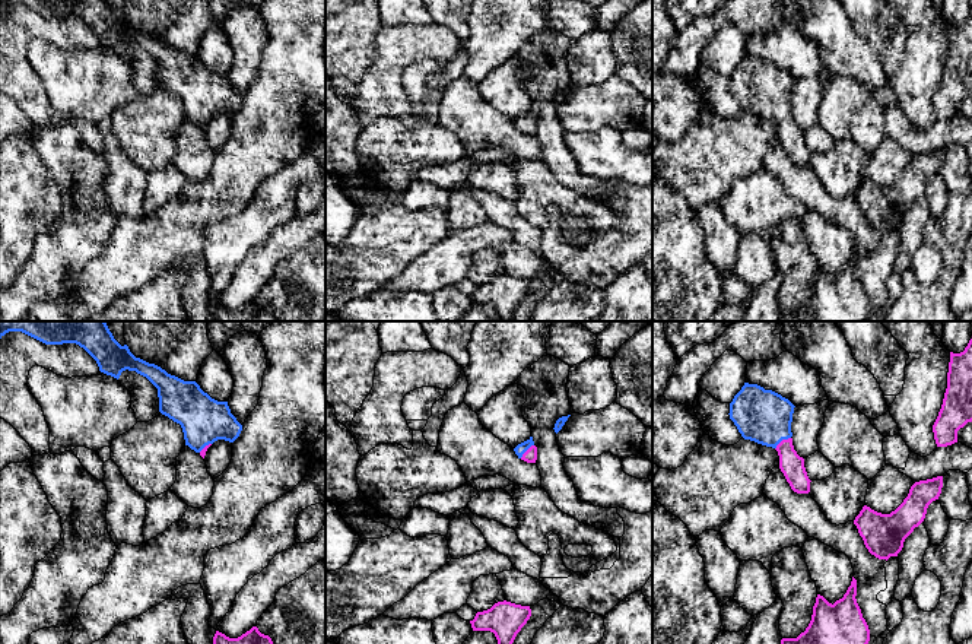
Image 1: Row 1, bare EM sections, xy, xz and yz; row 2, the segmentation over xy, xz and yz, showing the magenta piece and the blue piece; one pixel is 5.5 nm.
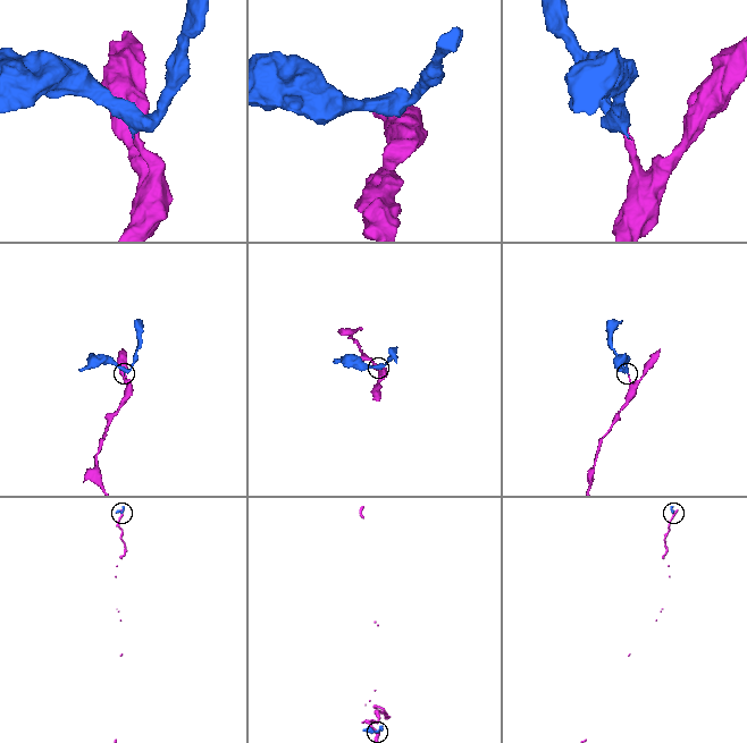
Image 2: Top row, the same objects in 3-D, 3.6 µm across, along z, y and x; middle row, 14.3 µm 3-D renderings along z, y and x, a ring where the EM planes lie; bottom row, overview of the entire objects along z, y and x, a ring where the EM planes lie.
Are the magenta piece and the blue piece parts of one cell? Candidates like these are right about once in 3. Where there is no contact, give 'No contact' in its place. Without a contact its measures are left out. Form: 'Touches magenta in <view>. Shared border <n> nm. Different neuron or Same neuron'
Touches magenta in yz. Shared border 110 nm. Same neuron

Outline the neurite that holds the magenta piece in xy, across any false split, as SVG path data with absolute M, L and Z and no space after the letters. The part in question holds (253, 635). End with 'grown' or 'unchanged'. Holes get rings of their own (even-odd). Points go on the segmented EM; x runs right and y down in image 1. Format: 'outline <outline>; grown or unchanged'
outline M252 626L238 638L229 638L225 634L216 631L213 644L273 644L273 641L269 635L261 634L257 626Z; unchanged

